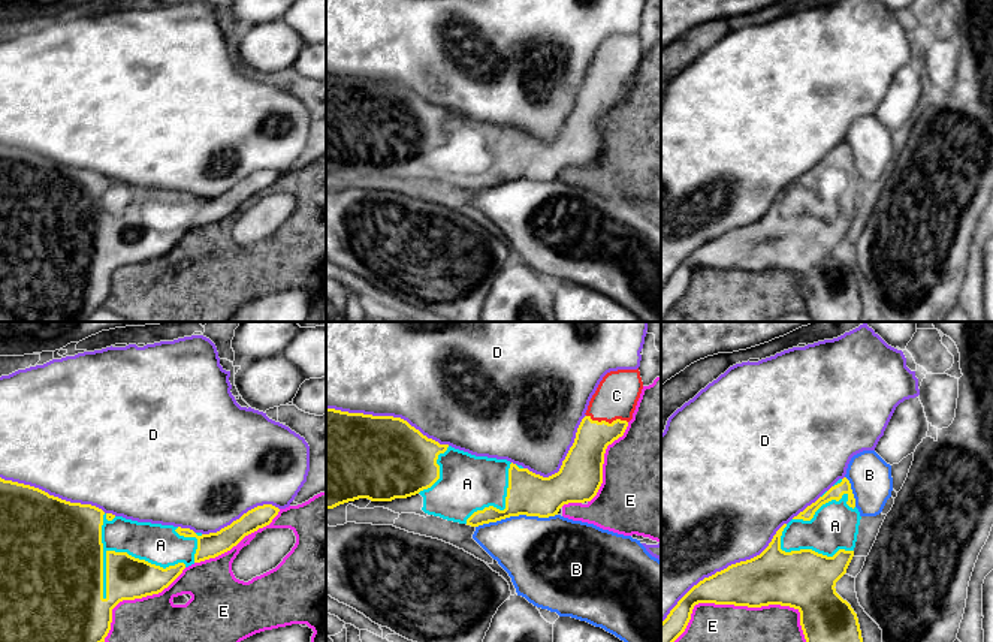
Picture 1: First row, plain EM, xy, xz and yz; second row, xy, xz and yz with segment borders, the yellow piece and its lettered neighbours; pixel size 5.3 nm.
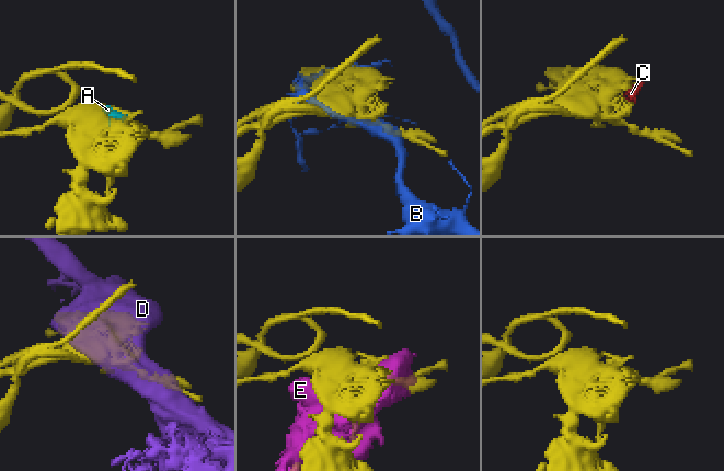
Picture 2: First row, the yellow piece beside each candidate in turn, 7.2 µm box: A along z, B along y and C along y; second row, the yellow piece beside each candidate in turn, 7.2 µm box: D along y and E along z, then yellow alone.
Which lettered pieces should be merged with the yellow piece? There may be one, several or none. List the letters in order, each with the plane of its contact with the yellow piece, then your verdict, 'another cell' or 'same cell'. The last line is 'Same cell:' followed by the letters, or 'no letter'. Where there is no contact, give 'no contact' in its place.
A: xy | same cell
B: xz | another cell
C: xz | same cell
D: yz | another cell
E: yz | another cell
Same cell: A, C

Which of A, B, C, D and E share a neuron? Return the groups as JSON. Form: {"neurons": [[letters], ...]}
{"neurons": [["A", "C"], ["B"], ["D"], ["E"]]}

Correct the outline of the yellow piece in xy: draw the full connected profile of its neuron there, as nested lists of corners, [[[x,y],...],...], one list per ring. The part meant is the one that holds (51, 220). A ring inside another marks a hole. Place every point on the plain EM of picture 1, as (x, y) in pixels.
[[[0,142],[0,322],[82,322],[105,307],[112,274],[120,266],[162,257],[185,232],[230,215],[245,201],[269,190],[278,177],[272,169],[257,171],[220,196],[202,199],[126,184]]]

